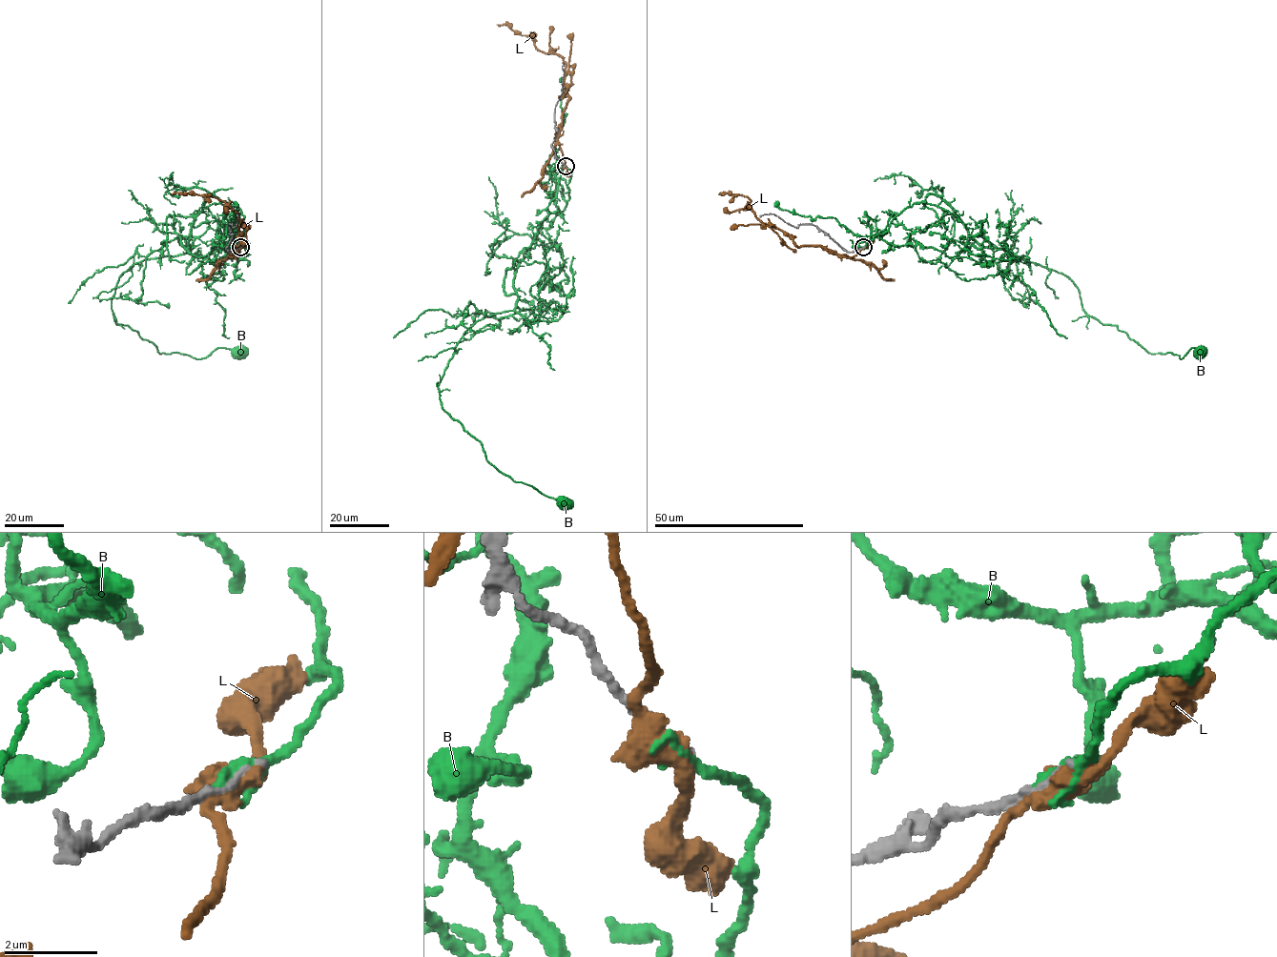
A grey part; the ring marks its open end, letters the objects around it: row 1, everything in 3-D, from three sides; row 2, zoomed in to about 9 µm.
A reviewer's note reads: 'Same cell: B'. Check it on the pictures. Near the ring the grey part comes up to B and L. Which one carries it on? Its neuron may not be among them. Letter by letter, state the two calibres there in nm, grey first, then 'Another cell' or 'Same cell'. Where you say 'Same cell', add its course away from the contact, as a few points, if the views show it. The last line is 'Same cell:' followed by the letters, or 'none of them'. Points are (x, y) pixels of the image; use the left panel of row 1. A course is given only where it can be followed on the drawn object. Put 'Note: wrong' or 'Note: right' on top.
Note: right
B: Thickness 150 nm (grey) against 190 nm. Same cell. Its course: (239, 247), (241, 211), (209, 194), (192, 248), (136, 262), (111, 303), (116, 324), (160, 354), (236, 354)
L: Thickness 180 nm (grey) against 550 nm. Another cell
Same cell: B

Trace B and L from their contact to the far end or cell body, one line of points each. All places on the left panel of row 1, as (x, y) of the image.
B: (239, 247), (241, 211), (209, 194), (192, 248), (136, 262), (111, 303), (116, 324), (160, 354), (236, 354)
L: (239, 248), (236, 258), (233, 250), (243, 244), (239, 231), (240, 220), (225, 202), (209, 194), (172, 194)

